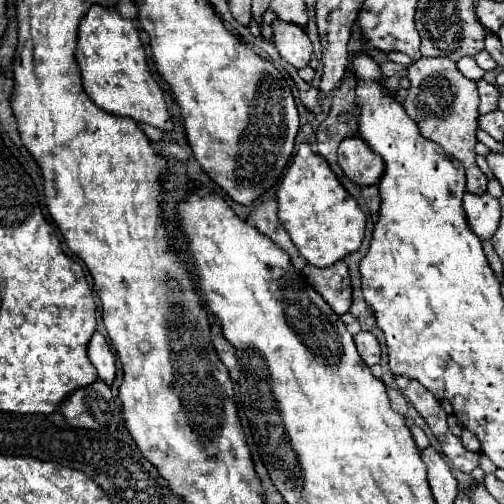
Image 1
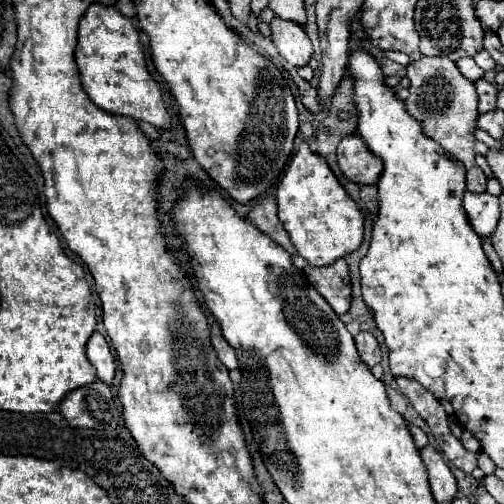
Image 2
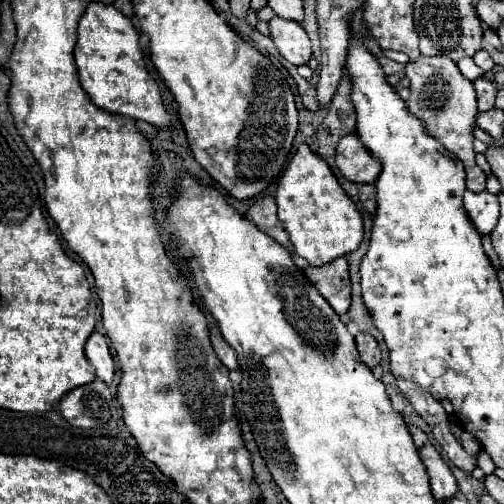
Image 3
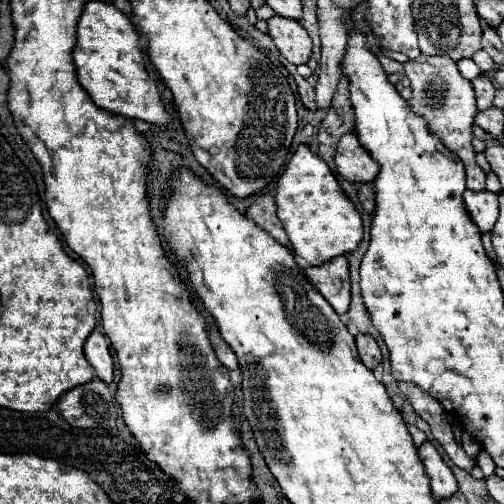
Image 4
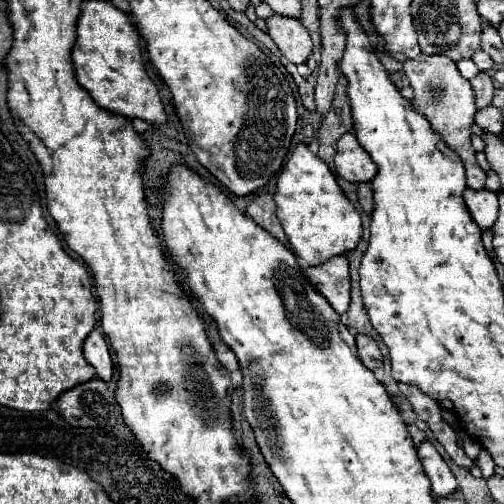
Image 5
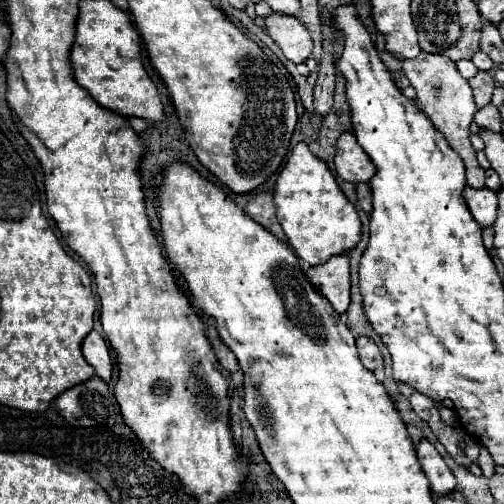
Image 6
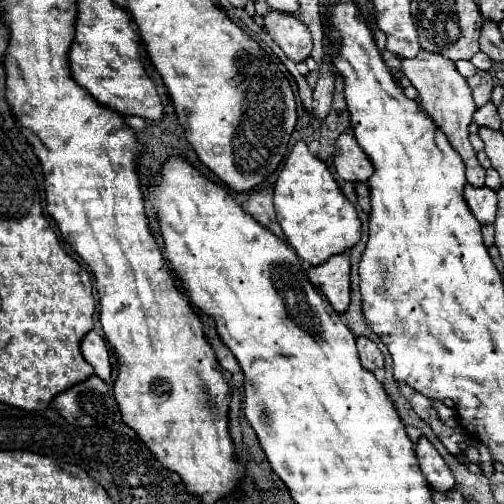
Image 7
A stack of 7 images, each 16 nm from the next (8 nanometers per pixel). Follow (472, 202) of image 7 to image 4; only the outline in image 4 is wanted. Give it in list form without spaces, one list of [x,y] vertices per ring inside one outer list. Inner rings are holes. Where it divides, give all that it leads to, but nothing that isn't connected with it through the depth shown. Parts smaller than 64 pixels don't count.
[[[482,190],[482,192],[464,192],[464,206],[472,218],[472,222],[478,226],[482,234],[492,232],[496,220],[498,220],[498,196]]]

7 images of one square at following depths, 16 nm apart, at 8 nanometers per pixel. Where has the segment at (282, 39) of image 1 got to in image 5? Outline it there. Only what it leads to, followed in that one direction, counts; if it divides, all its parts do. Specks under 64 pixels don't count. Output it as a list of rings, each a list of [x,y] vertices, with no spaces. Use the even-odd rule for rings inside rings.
[[[274,14],[266,20],[266,24],[270,38],[292,64],[302,64],[308,60],[312,54],[312,40],[300,20]]]

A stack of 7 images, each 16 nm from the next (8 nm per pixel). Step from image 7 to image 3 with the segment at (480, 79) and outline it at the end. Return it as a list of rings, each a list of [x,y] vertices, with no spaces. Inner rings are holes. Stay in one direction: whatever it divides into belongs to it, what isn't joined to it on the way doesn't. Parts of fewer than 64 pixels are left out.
[[[484,76],[474,80],[476,86],[476,94],[478,94],[478,110],[486,112],[494,108],[494,100],[496,100],[496,86],[492,82],[488,82]]]

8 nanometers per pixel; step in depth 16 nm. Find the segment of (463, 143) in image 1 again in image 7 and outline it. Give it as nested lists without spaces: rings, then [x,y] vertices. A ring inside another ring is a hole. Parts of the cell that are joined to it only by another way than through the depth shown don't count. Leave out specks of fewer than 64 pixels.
[[[424,50],[416,58],[404,58],[402,60],[402,72],[412,82],[412,86],[416,88],[420,108],[430,116],[430,120],[436,124],[436,128],[440,128],[446,134],[450,146],[462,156],[462,160],[466,164],[468,184],[474,188],[484,186],[484,168],[478,164],[476,152],[468,140],[468,134],[470,134],[468,126],[472,122],[472,114],[478,108],[474,104],[472,90],[470,90],[466,78],[460,76],[460,72],[456,70],[452,60],[448,60],[446,56],[440,56],[440,54],[424,52]]]

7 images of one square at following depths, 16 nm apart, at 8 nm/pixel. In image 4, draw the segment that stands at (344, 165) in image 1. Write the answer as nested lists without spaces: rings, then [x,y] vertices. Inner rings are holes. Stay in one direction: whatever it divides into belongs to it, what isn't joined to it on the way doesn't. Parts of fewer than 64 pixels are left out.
[[[346,134],[338,142],[336,150],[338,172],[350,182],[374,182],[378,176],[378,162],[362,148],[356,134]]]

